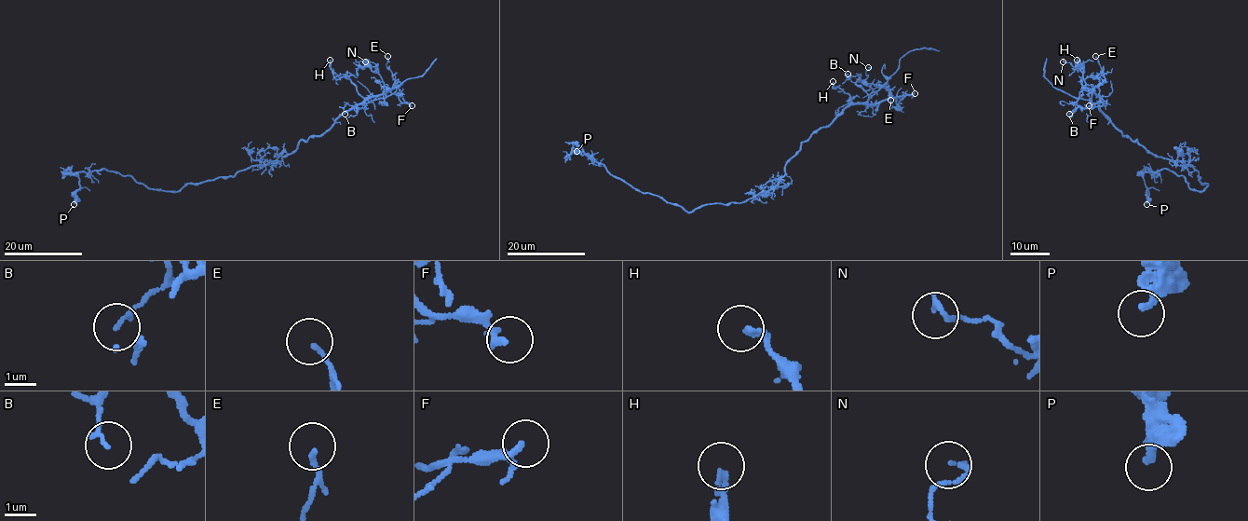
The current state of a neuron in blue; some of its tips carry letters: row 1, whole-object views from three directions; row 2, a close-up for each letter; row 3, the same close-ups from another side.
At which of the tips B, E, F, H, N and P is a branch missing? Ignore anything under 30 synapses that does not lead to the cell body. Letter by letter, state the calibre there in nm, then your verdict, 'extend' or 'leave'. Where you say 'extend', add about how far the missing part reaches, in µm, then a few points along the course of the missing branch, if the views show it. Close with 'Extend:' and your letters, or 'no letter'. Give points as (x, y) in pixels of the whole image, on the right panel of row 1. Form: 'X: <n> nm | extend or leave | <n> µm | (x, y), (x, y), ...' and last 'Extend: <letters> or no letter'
B: 100 nm | leave
E: 130 nm | leave
F: 160 nm | leave
H: 190 nm | leave
N: 160 nm | leave
P: 280 nm | leave
Extend: no letter

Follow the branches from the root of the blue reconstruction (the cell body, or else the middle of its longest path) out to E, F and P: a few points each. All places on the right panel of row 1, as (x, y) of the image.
E: (1185, 164), (1151, 155), (1137, 140), (1123, 136), (1099, 109), (1099, 97), (1093, 89), (1103, 71), (1095, 56)
F: (1185, 164), (1157, 157), (1137, 140), (1123, 136), (1099, 109), (1099, 97), (1094, 92), (1089, 105)
P: (1185, 164), (1190, 165), (1207, 185), (1199, 191), (1189, 187), (1183, 176), (1166, 169), (1145, 171), (1146, 204)

